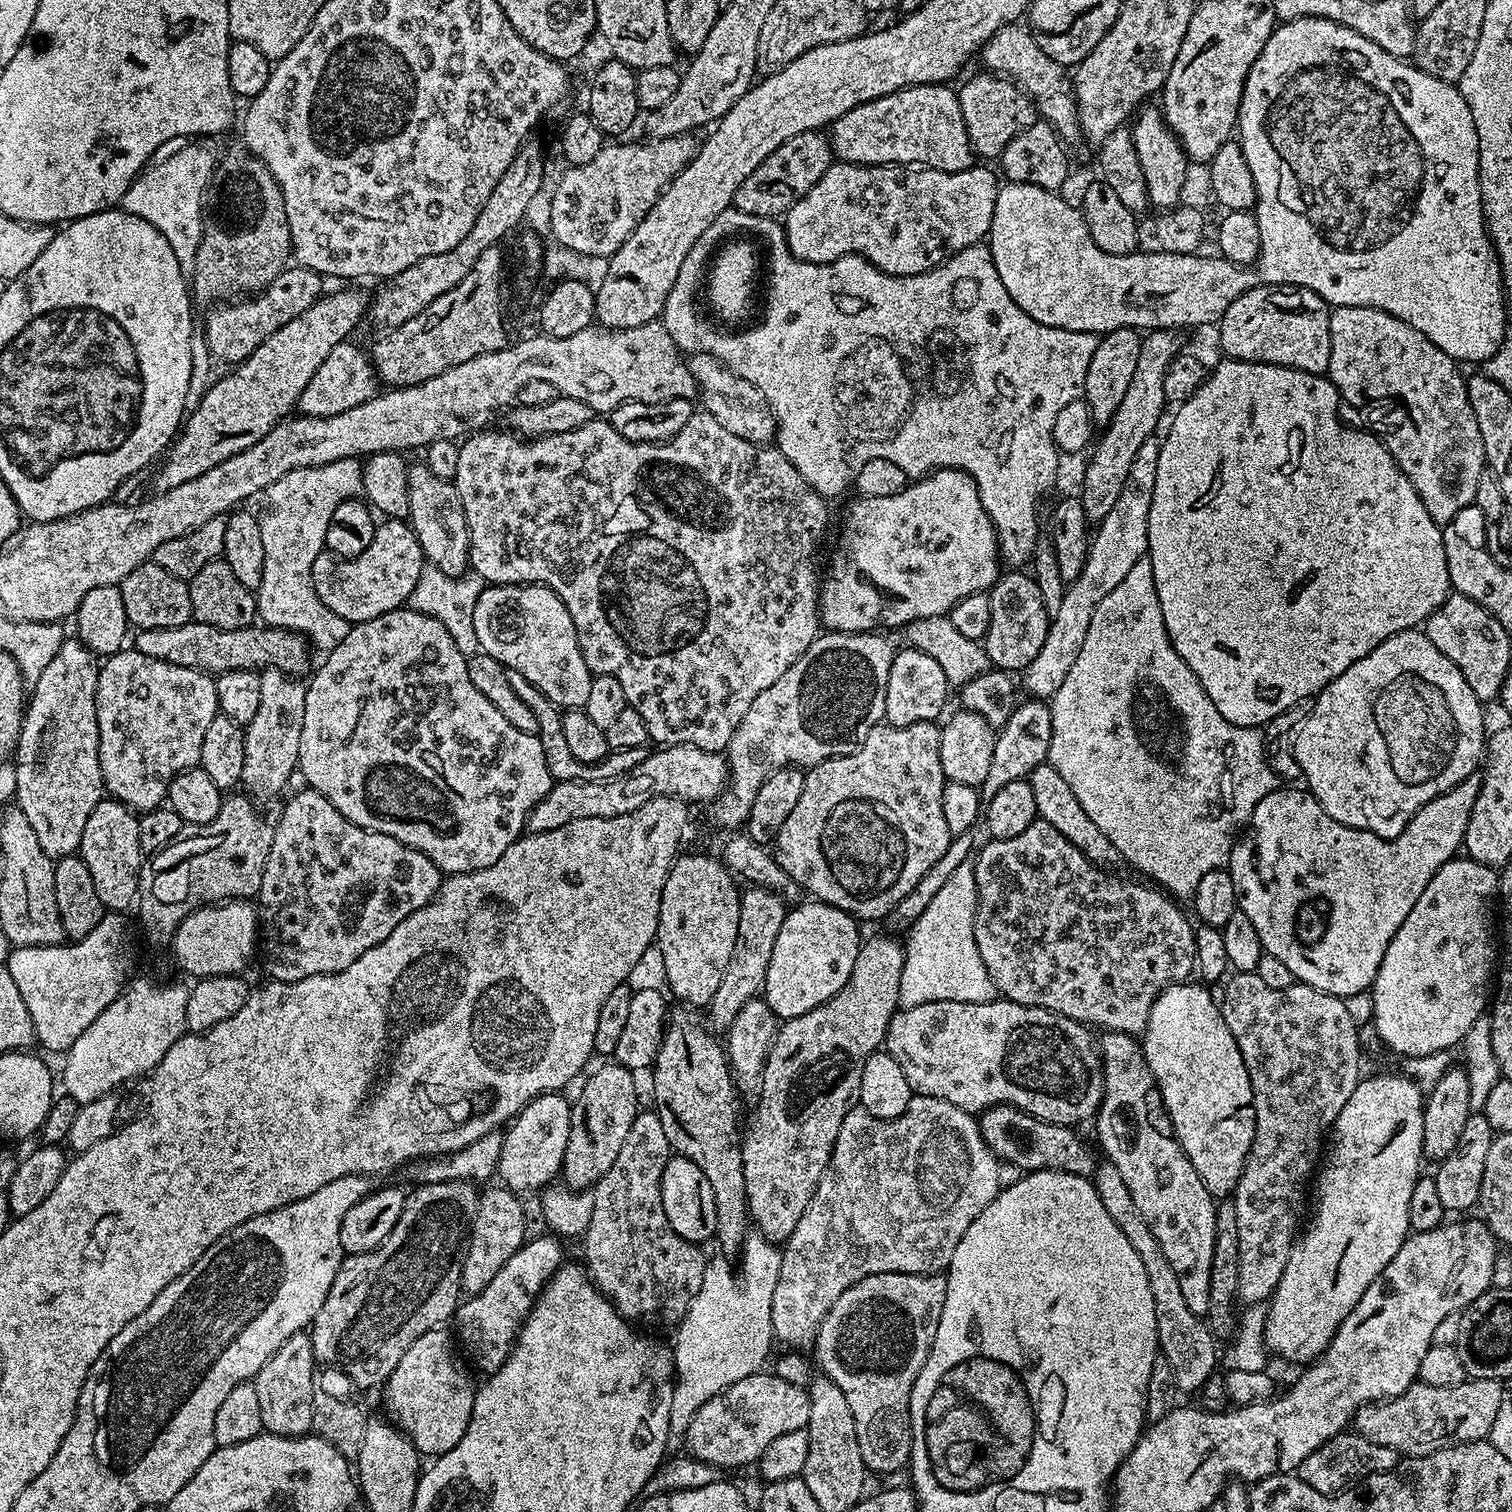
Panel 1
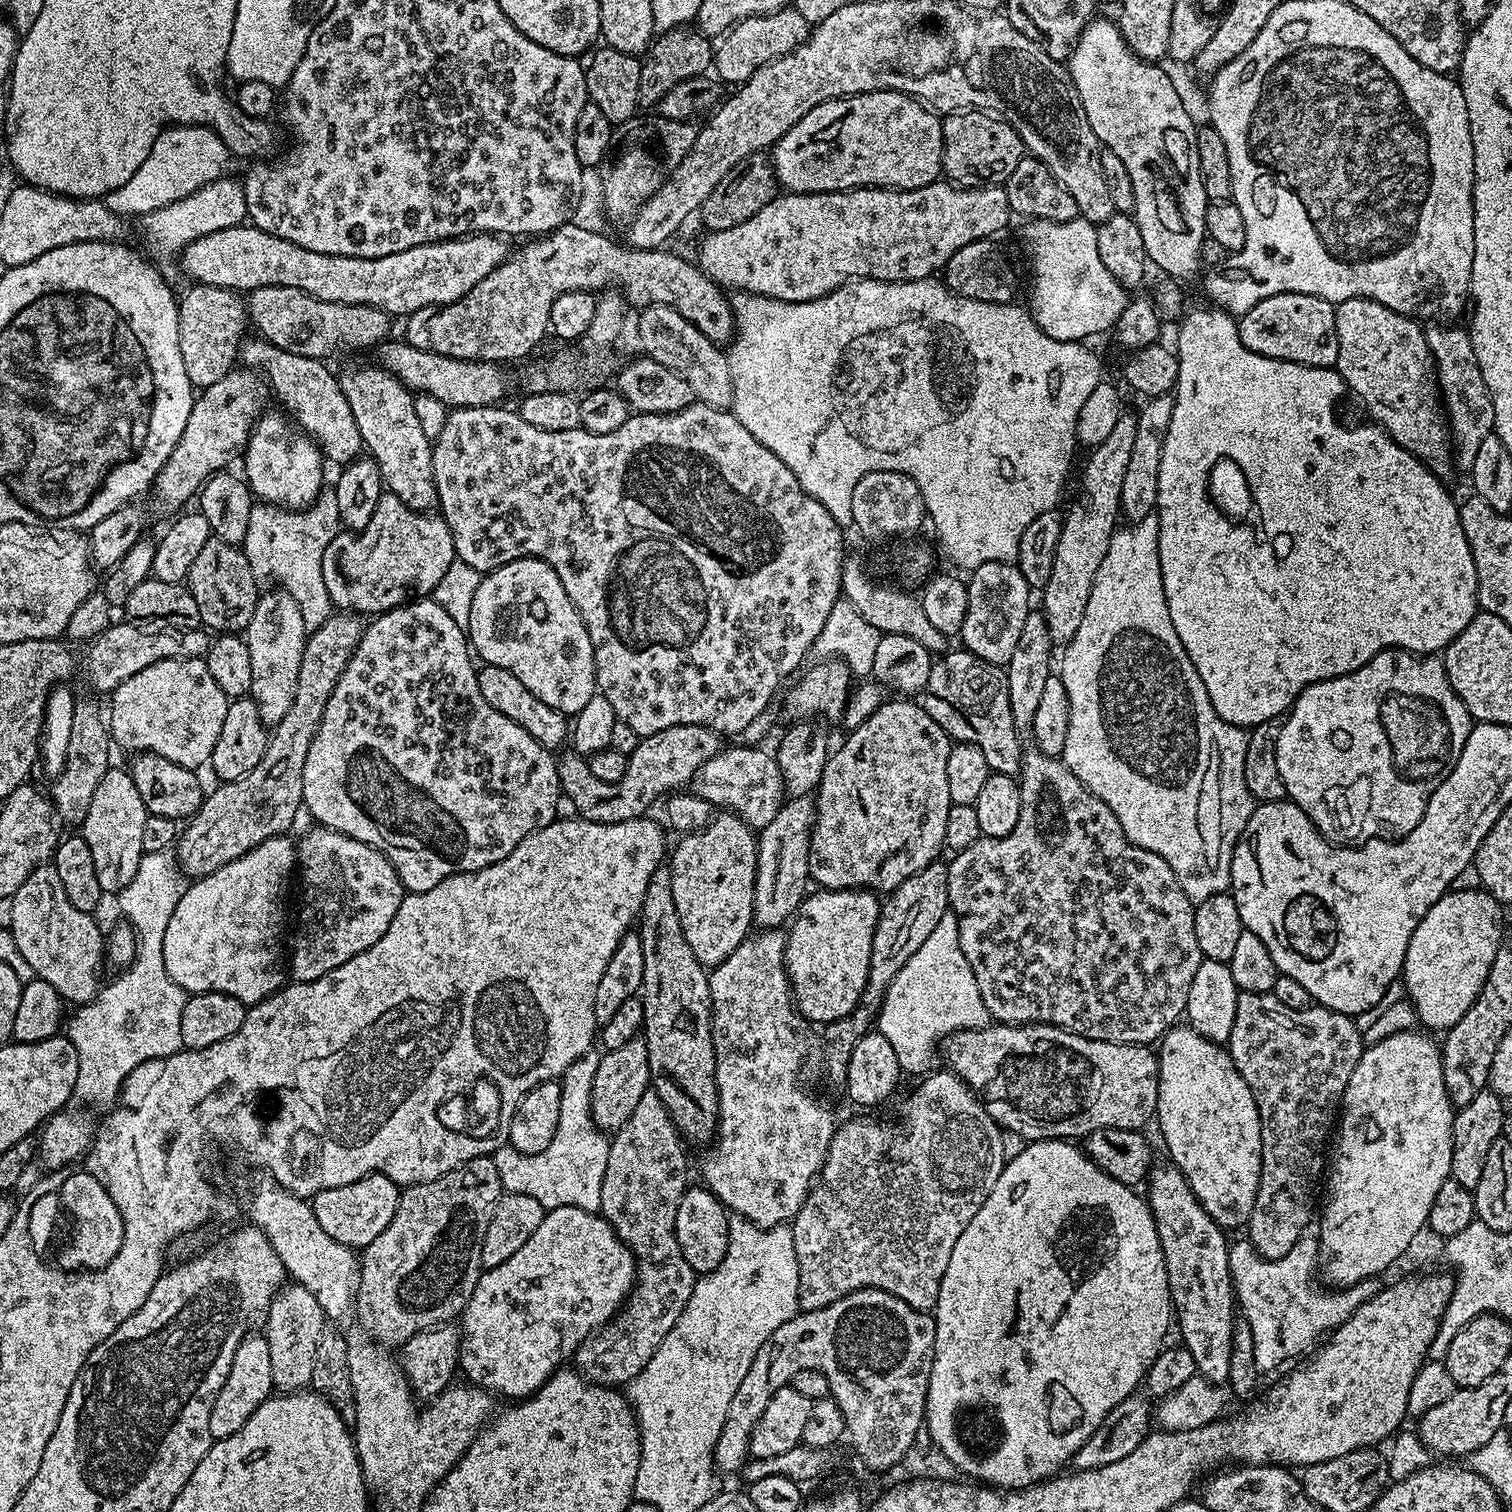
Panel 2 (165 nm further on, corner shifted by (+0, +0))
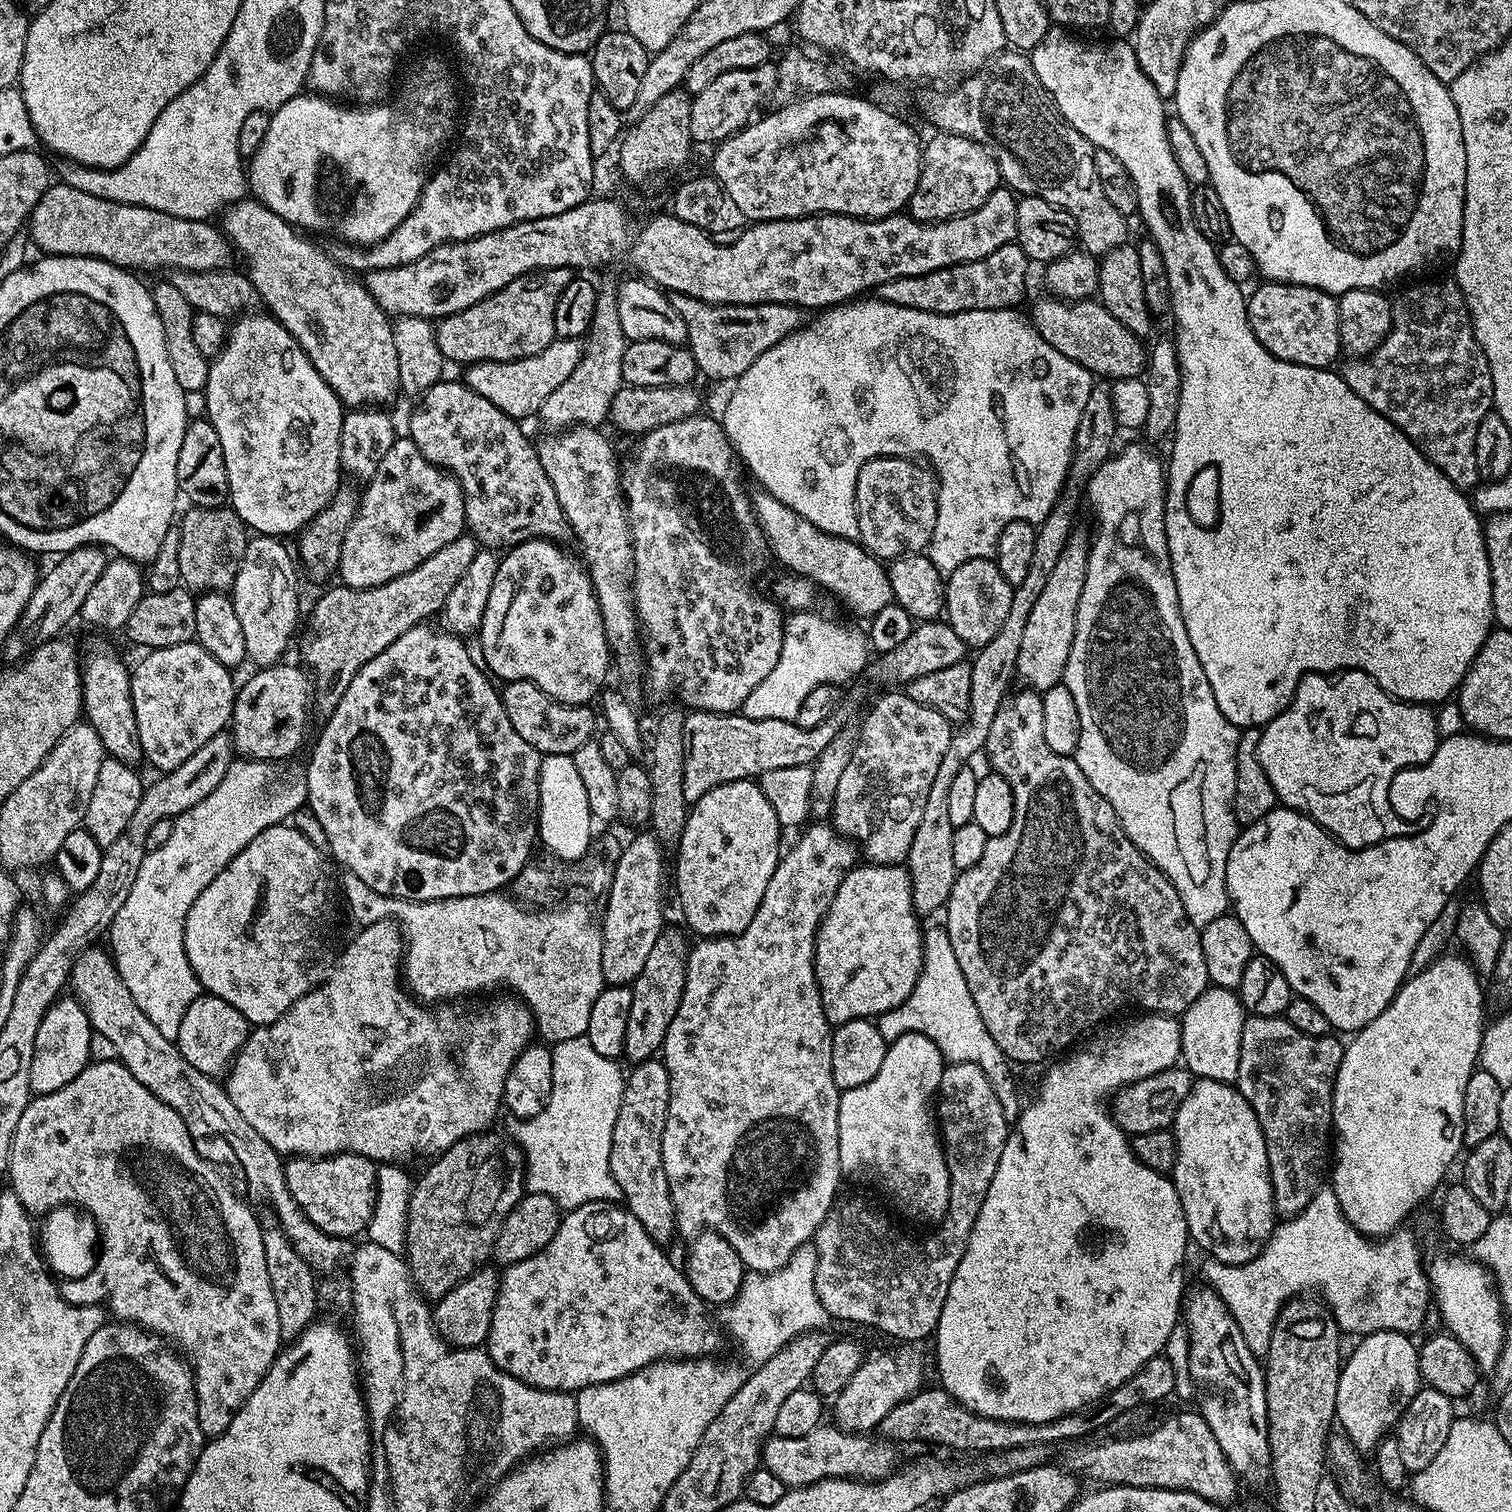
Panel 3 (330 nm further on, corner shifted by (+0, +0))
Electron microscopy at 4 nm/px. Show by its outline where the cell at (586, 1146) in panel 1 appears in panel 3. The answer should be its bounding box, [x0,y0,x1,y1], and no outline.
[623,926,690,1062]

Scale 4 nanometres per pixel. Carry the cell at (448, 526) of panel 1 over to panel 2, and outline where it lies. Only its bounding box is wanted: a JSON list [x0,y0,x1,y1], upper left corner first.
[339,364,438,512]

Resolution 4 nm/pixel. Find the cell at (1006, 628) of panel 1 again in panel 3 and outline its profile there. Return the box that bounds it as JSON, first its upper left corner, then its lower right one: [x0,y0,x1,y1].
[944,558,1013,650]

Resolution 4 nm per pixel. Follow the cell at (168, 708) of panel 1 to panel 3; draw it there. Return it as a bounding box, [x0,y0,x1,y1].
[131,642,238,773]

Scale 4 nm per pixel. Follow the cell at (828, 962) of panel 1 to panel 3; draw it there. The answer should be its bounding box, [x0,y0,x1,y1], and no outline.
[816,862,924,1026]

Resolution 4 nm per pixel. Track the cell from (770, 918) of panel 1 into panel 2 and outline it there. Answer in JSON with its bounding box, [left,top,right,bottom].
[752,795,815,929]

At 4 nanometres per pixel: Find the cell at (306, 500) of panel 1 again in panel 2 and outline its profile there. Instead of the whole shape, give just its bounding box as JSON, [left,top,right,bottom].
[242,488,342,630]

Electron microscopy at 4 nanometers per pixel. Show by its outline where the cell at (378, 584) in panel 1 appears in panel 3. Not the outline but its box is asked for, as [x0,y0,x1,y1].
[338,438,465,588]

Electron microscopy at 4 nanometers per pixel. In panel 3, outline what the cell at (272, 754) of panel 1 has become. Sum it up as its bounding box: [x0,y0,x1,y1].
[230,535,300,669]

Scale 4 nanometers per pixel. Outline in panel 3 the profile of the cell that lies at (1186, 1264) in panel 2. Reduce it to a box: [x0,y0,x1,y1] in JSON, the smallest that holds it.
[1182,1286,1272,1484]

